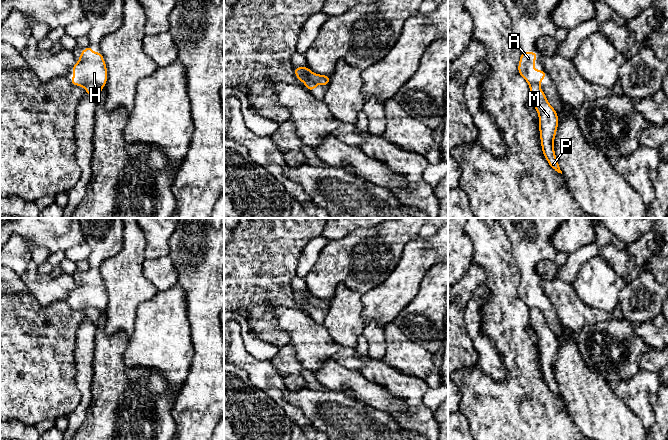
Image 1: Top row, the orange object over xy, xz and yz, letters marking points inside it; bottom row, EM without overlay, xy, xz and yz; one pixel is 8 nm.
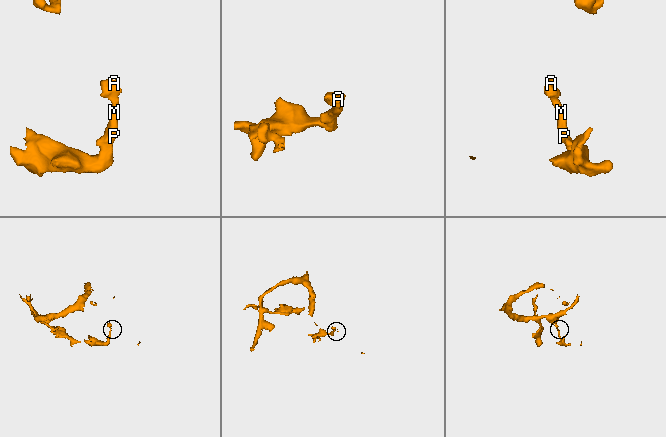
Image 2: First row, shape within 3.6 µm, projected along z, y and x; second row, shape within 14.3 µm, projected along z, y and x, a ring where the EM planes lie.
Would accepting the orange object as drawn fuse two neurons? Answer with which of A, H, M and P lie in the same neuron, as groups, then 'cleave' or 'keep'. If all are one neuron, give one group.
groups A H / M P; cleave

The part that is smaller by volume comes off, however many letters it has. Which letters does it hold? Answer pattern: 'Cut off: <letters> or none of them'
Cut off: M, P

